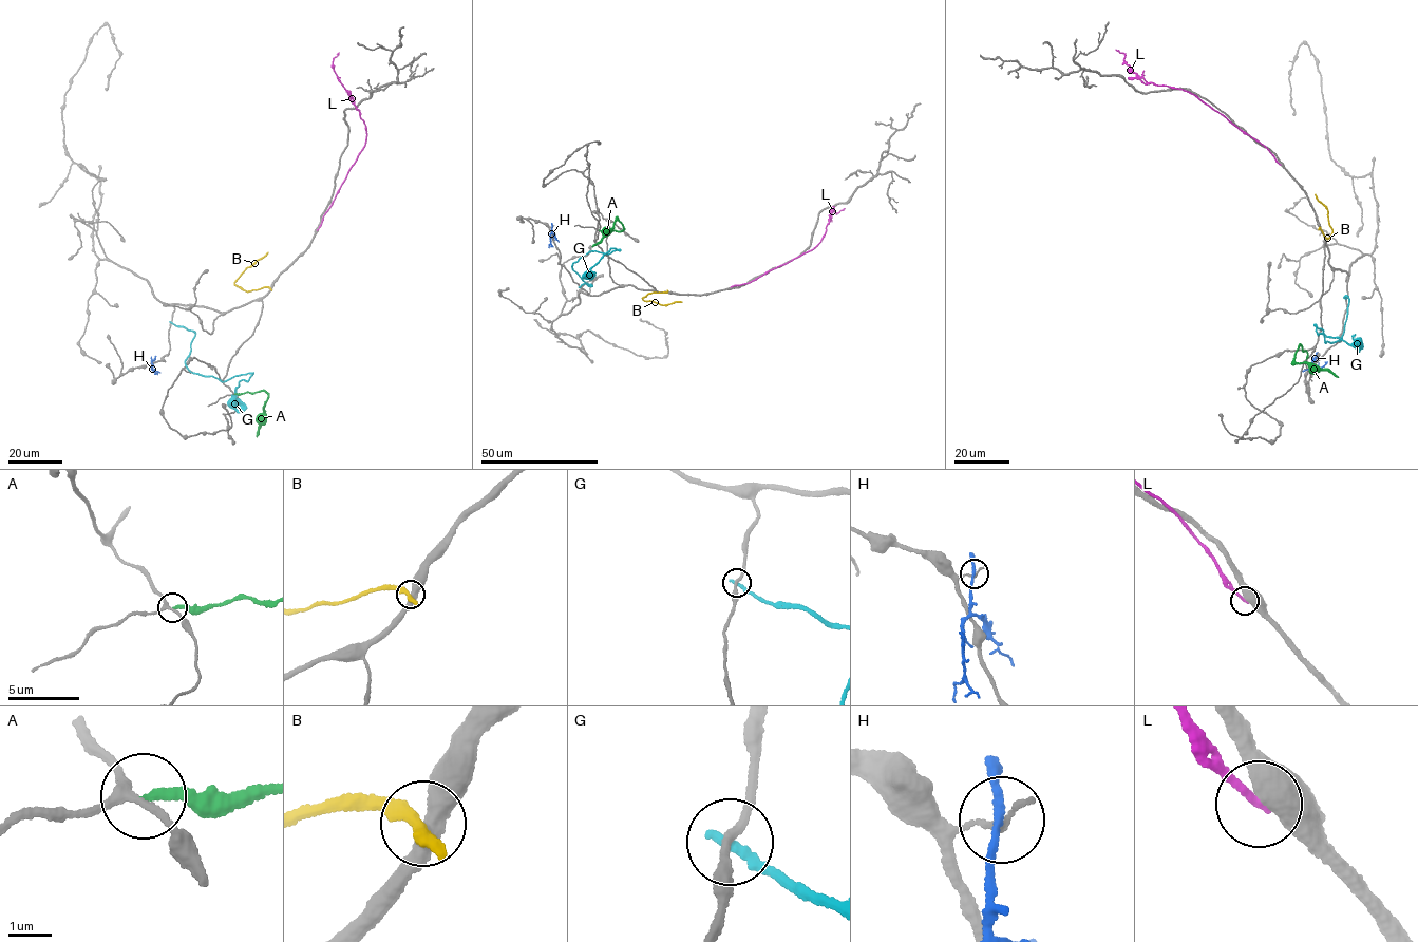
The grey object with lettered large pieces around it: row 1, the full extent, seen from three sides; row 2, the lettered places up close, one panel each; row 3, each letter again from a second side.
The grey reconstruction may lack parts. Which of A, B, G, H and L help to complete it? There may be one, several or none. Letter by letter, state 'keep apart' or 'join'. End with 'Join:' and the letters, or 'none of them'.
A: keep apart
B: keep apart
G: keep apart
H: keep apart
L: keep apart
Join: none of them

